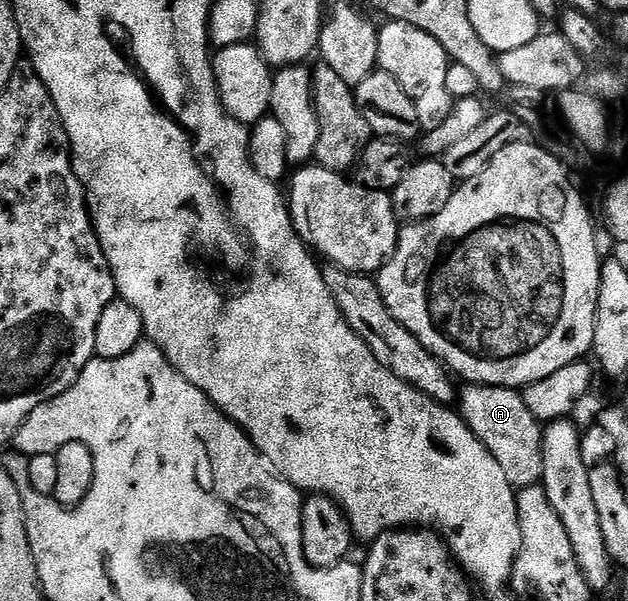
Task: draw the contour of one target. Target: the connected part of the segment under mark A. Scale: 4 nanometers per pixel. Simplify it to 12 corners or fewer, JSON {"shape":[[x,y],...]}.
{"shape":[[468,384],[458,411],[517,490],[542,481],[544,433],[514,388]]}

